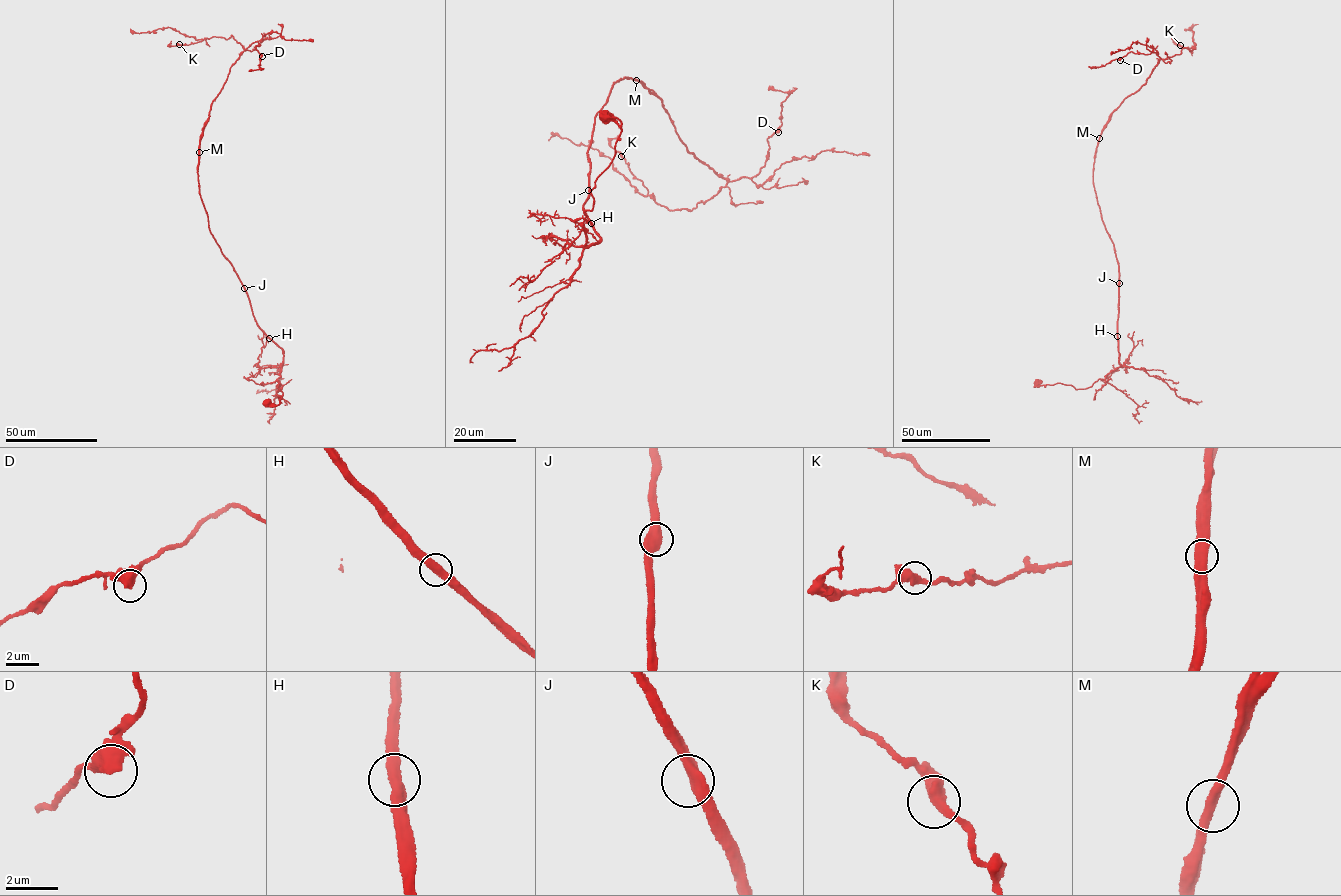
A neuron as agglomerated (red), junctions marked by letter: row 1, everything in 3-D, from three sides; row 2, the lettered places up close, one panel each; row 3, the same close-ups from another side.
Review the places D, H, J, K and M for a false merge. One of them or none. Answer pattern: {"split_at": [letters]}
{"split_at": ["M"]}

